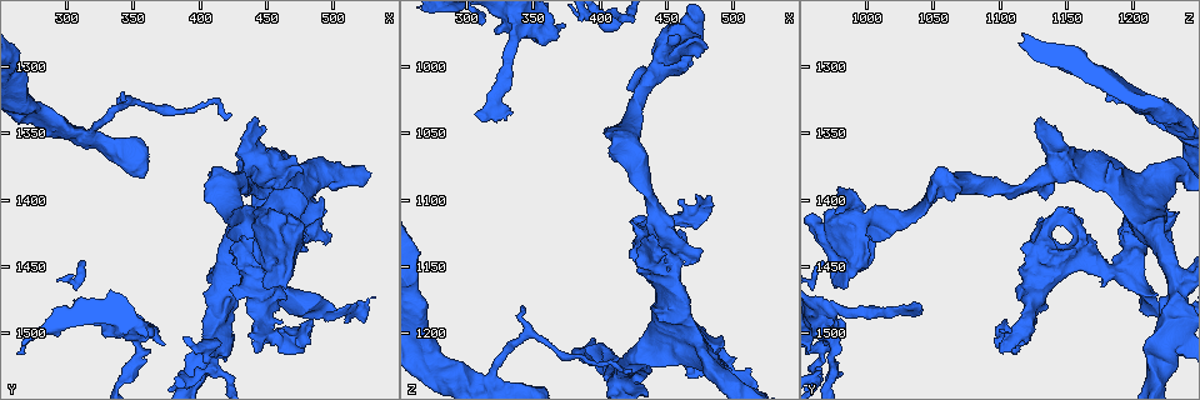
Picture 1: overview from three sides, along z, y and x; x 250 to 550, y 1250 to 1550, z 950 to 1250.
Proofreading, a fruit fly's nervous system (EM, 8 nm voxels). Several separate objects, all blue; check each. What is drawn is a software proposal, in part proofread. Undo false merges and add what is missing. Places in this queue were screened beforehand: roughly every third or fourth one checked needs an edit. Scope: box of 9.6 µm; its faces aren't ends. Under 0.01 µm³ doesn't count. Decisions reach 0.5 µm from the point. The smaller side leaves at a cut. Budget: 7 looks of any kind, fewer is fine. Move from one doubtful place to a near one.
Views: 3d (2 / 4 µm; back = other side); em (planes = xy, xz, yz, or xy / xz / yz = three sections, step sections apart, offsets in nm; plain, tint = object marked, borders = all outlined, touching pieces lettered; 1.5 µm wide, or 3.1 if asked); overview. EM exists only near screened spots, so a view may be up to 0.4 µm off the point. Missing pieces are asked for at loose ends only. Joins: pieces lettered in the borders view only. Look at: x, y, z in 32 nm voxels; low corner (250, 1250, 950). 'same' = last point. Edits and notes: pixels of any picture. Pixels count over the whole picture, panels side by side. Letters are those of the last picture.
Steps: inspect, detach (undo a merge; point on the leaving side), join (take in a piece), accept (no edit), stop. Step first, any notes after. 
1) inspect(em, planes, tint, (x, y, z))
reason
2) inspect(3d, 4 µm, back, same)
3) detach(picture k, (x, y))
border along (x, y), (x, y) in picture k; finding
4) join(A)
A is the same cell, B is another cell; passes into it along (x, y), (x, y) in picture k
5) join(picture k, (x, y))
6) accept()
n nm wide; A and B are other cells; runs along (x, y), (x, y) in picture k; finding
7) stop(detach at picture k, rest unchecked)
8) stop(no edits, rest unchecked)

inspect(em, planes, borders, (442, 1376, 1142))
touches itself

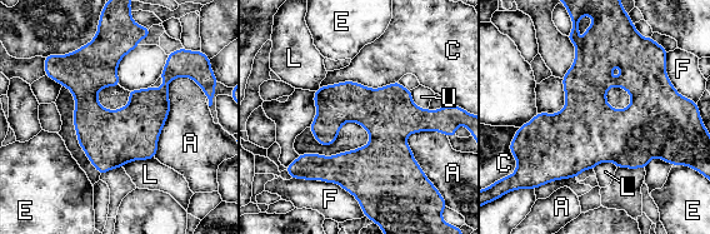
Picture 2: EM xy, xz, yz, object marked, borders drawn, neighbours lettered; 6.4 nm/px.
accept()
A, C, E, F, L and U are other cells; border along (398, 80), (320, 88) in picture 2; one neuron here

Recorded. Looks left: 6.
inspect(em, xy, step 8, tint, (464, 1476, 1128))
free end

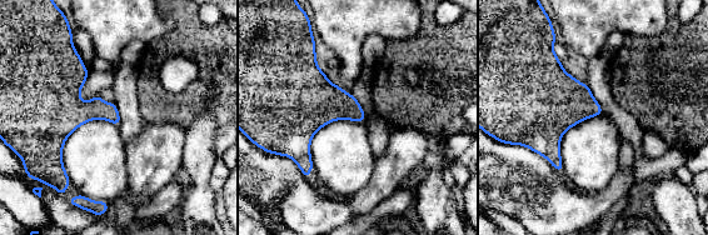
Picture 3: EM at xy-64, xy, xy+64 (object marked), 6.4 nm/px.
inspect(em, planes, borders, same)
cut it another way

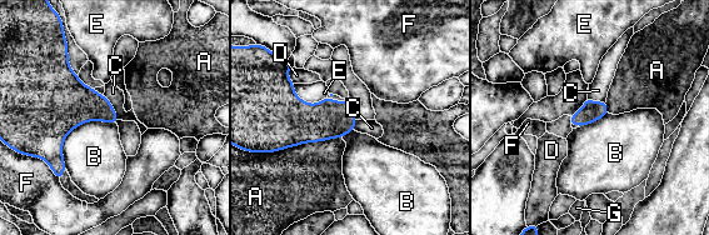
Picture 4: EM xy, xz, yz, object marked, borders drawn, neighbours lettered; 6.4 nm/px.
accept()
A touches over 460 nm; A, B, C, D, E, F and G are other cells; border along (115, 123), (74, 128), (65, 169) in picture 4; no lettered piece goes on from it

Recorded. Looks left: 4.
inspect(3d, 2 µm, back, (498, 1482, 1230))
calibre changes

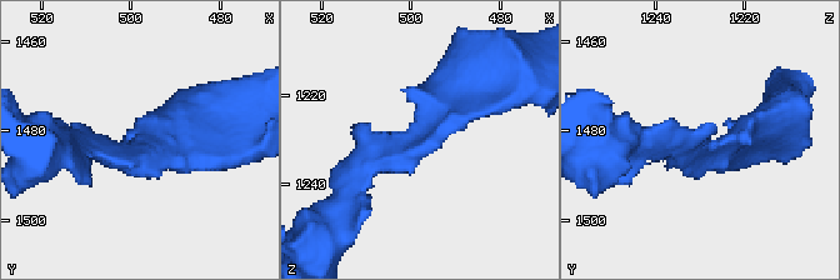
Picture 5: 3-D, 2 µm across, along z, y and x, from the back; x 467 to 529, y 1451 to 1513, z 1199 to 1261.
inspect(em, planes, borders, (498, 1485, 1230))
arms of 170, 340 nm

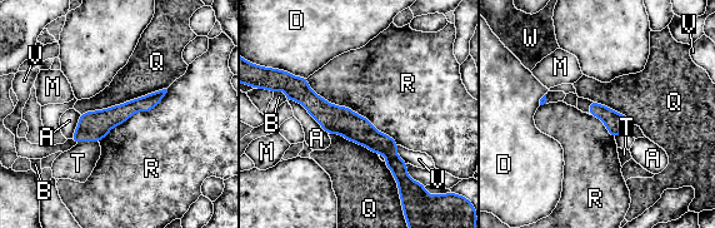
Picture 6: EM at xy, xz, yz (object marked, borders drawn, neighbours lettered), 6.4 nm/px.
accept()
140 nm wide; A, B, D, M, Q, R, T, V and W are other cells; runs along (270, 77), (395, 158) in picture 6; all the same neuron

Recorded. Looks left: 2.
stop(no edits, rest unchecked)

